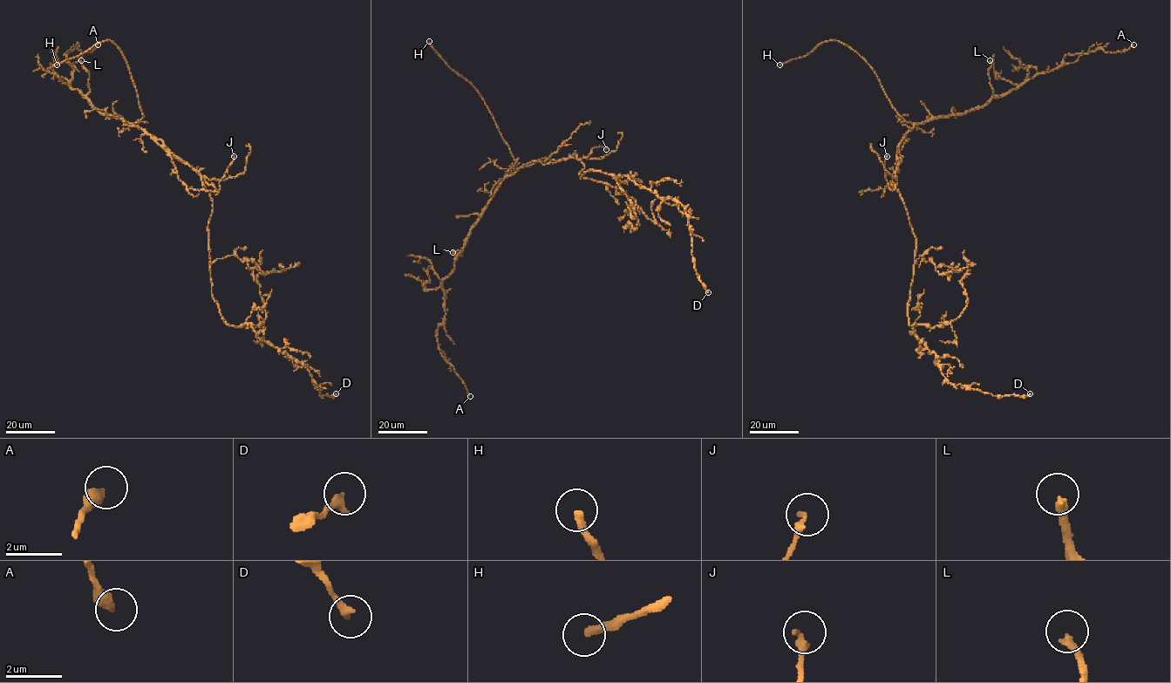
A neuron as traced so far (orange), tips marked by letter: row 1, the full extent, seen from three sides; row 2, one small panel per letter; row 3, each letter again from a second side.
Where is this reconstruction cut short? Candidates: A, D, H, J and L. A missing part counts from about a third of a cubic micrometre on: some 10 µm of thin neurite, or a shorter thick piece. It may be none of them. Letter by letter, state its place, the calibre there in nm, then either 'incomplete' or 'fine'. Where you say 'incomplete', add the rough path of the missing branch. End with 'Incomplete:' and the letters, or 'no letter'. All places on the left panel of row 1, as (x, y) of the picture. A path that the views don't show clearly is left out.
A: place (98, 44); calibre 400 nm; fine
D: place (336, 393); calibre 320 nm; fine
H: place (57, 64); calibre 280 nm; incomplete
J: place (234, 156); calibre 240 nm; fine
L: place (81, 60); calibre 280 nm; incomplete
Incomplete: H, L

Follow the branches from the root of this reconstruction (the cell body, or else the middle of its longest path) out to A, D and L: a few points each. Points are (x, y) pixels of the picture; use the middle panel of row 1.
A: (575, 154), (530, 161), (507, 176), (442, 282), (445, 320), (437, 330), (438, 347), (470, 396)
D: (575, 154), (584, 165), (580, 178), (589, 170), (626, 175), (684, 207), (694, 267), (708, 292)
L: (575, 154), (561, 160), (530, 161), (507, 176), (472, 228), (458, 254), (461, 255), (460, 250), (452, 252)

